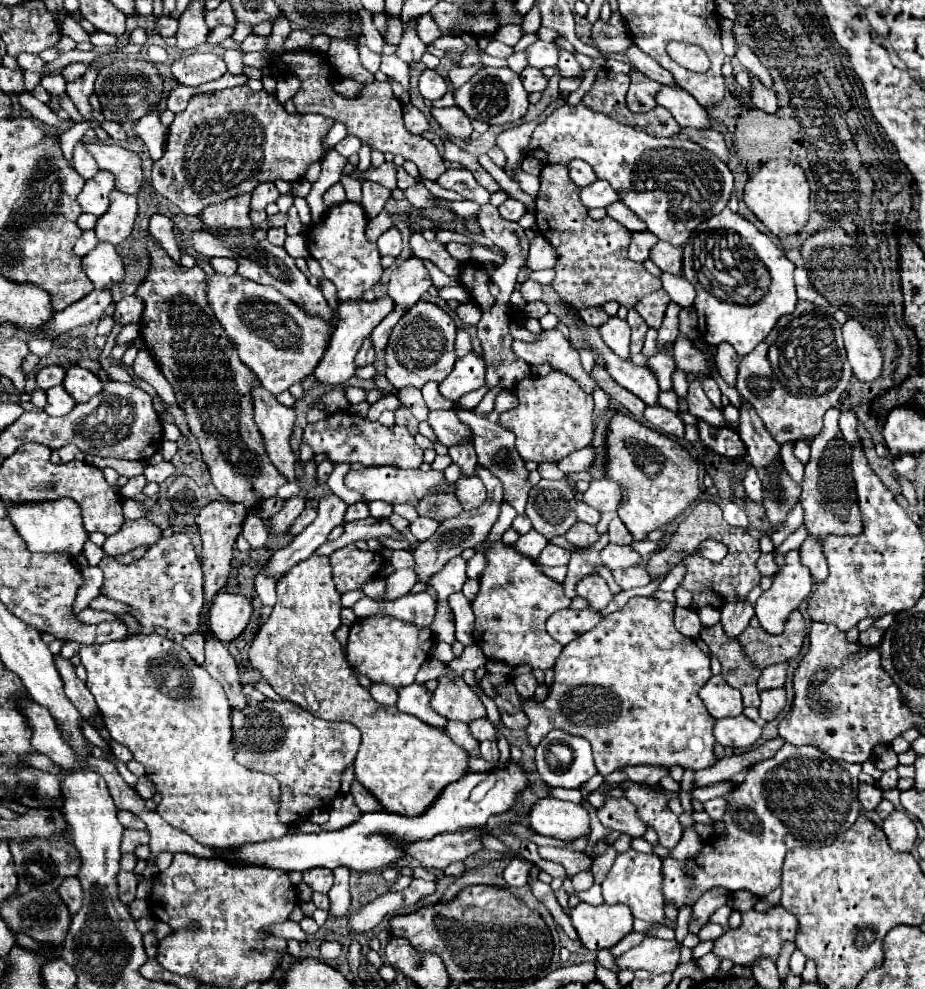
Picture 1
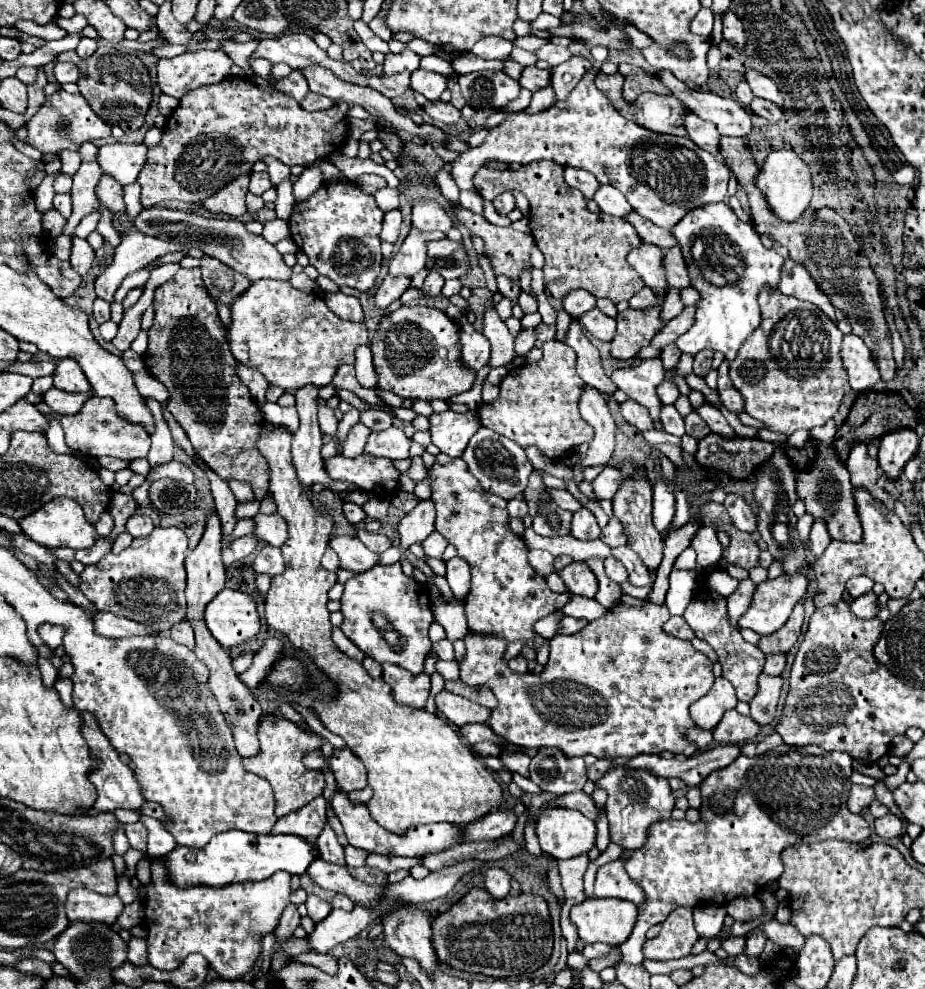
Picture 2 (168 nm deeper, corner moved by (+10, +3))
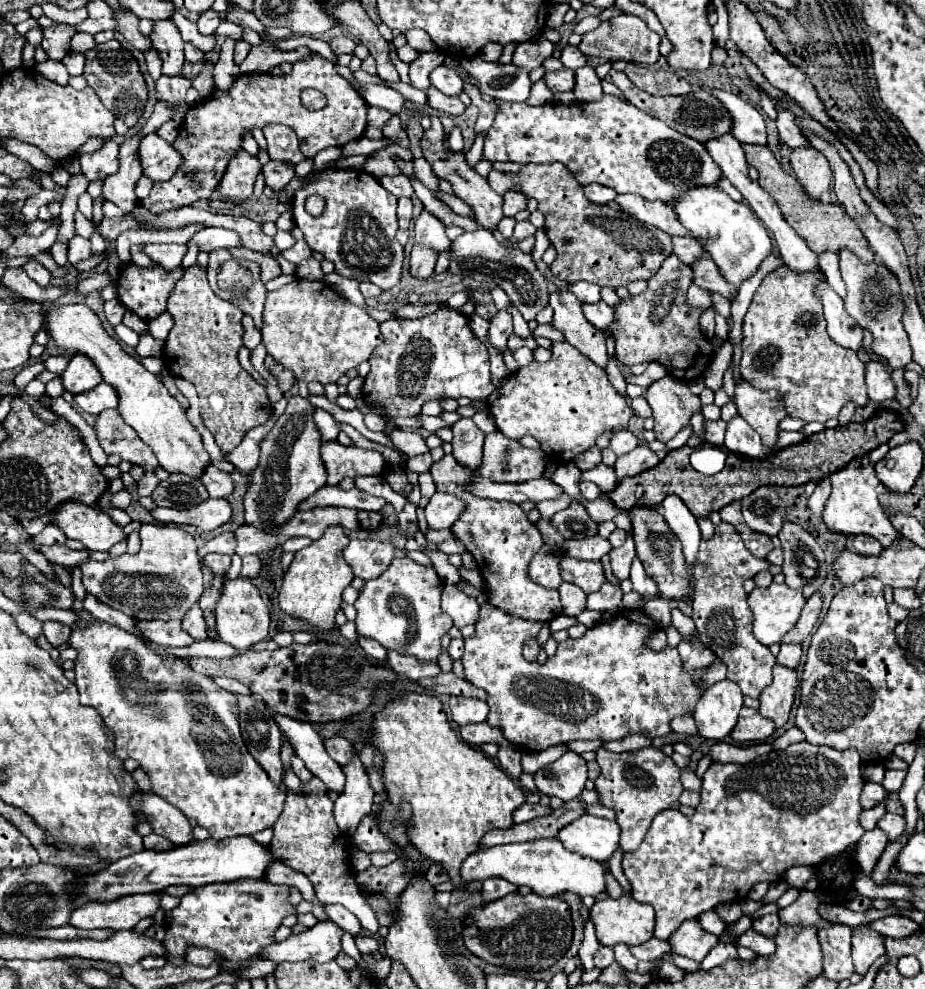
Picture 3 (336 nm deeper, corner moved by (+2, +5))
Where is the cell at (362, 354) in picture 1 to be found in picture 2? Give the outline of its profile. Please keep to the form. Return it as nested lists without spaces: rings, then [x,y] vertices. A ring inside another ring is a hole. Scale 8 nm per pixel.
[[[336,292],[336,294],[326,294],[324,300],[344,320],[354,320],[354,322],[364,320],[362,306],[360,306],[360,300],[356,296],[346,296],[342,292]]]

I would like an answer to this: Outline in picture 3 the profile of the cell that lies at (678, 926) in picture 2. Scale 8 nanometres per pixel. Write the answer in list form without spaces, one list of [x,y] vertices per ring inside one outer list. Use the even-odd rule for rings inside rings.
[[[686,920],[682,926],[678,926],[678,930],[674,930],[674,934],[670,934],[668,942],[674,954],[702,962],[710,948],[718,942],[718,936],[704,932],[698,920]]]

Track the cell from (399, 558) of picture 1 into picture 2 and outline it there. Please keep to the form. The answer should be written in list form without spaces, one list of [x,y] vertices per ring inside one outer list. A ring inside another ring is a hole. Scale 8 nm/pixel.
[[[434,530],[434,532],[422,542],[422,546],[424,546],[424,552],[426,552],[428,556],[436,556],[436,558],[440,558],[442,552],[444,552],[444,548],[446,548],[448,544],[446,544],[446,538],[444,538],[440,532]]]

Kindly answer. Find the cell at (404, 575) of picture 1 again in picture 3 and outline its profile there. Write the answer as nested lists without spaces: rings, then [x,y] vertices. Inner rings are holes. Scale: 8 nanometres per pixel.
[[[394,558],[394,562],[388,566],[386,572],[382,572],[378,578],[374,578],[374,580],[370,580],[370,582],[366,582],[362,586],[360,596],[354,602],[354,608],[358,612],[358,616],[356,616],[358,636],[376,640],[386,650],[396,650],[400,654],[410,654],[410,656],[418,658],[420,662],[438,662],[438,656],[440,656],[440,638],[452,628],[450,616],[440,610],[442,584],[444,582],[438,578],[438,574],[434,572],[434,568],[420,566],[418,562],[414,562],[410,558]]]

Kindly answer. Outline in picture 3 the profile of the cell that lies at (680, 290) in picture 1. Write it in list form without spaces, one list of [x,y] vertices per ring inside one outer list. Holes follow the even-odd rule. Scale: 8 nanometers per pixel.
[[[710,294],[710,298],[712,298],[712,308],[714,308],[720,316],[724,316],[724,318],[730,317],[730,302],[728,302],[726,298],[722,298],[722,294]]]

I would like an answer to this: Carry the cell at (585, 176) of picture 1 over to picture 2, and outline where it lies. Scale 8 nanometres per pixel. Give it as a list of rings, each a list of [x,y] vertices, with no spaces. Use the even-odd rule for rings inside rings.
[[[566,168],[564,170],[564,178],[566,178],[566,184],[570,188],[576,188],[584,194],[586,200],[592,200],[594,192],[600,188],[598,180],[594,180],[594,176],[586,170],[578,170],[578,168]]]

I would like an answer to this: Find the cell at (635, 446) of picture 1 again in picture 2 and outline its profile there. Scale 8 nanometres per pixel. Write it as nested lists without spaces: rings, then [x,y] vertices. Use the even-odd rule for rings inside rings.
[[[636,474],[632,480],[626,480],[622,488],[616,492],[614,498],[614,516],[622,522],[626,536],[628,536],[628,546],[640,556],[644,566],[650,572],[656,572],[660,562],[662,562],[662,534],[654,528],[652,524],[652,486],[642,474]]]

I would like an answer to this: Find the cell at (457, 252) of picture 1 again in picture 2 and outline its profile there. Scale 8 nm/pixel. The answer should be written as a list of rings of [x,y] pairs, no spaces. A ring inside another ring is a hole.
[[[410,228],[404,244],[400,246],[398,254],[390,260],[390,274],[408,274],[414,276],[422,268],[426,268],[426,244],[430,240],[442,240],[446,238],[442,232],[422,232],[416,228]]]

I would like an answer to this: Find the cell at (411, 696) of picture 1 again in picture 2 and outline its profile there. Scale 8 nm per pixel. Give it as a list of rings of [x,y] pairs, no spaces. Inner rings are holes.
[[[382,664],[382,678],[392,686],[392,694],[400,704],[424,708],[430,696],[430,676],[412,674],[396,664]]]

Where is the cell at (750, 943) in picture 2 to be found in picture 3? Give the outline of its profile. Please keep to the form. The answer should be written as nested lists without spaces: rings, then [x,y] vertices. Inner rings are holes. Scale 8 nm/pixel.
[[[768,914],[768,916],[756,918],[752,928],[754,928],[754,932],[758,932],[758,934],[762,934],[766,938],[774,938],[778,934],[778,928],[780,928],[778,914]]]

